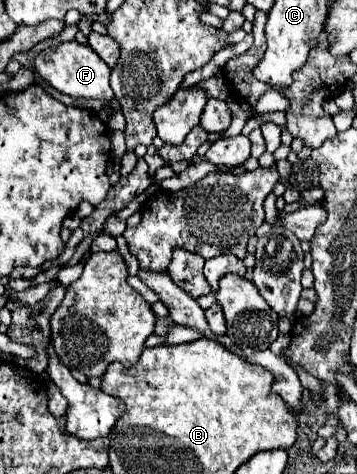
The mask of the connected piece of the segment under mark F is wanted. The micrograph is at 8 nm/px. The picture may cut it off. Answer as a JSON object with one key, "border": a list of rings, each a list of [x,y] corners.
{"border":[[[76,40],[66,42],[62,46],[50,46],[36,56],[36,72],[58,92],[68,94],[72,98],[92,98],[92,100],[104,100],[110,102],[114,98],[114,92],[110,88],[110,68],[102,62],[102,58],[88,46],[78,44]]]}

